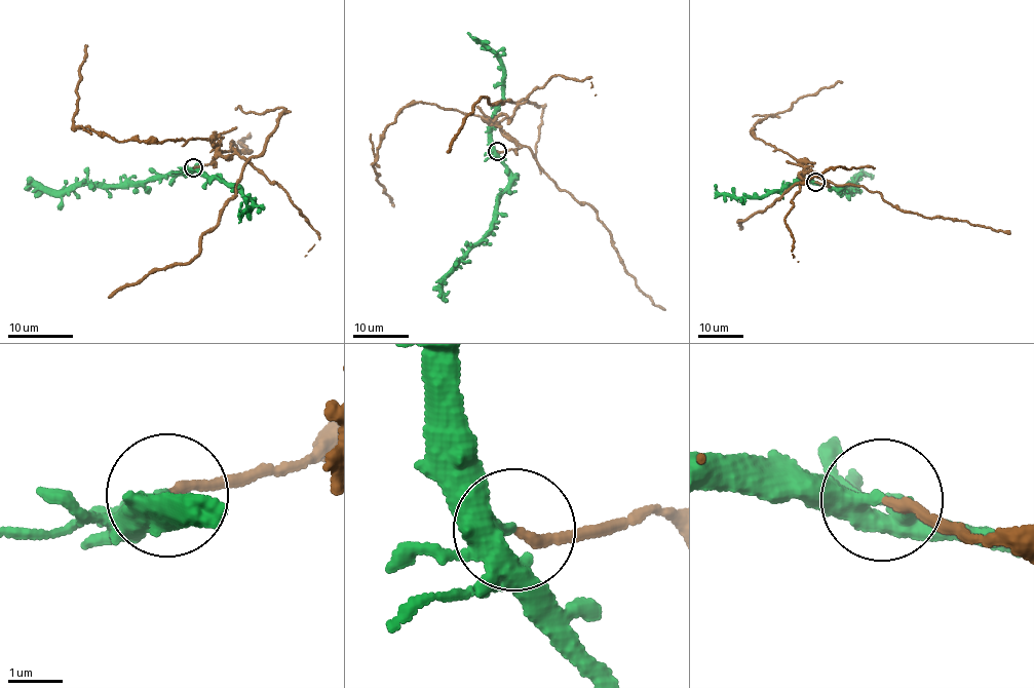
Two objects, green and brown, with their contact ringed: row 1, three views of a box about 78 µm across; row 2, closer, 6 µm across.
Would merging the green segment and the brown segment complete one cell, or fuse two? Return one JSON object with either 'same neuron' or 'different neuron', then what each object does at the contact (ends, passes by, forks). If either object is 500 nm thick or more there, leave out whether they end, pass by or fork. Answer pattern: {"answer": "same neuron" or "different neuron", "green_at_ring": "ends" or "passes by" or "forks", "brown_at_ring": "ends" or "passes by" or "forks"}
{"answer": "different neuron", "green_at_ring": "ends", "brown_at_ring": "ends"}

